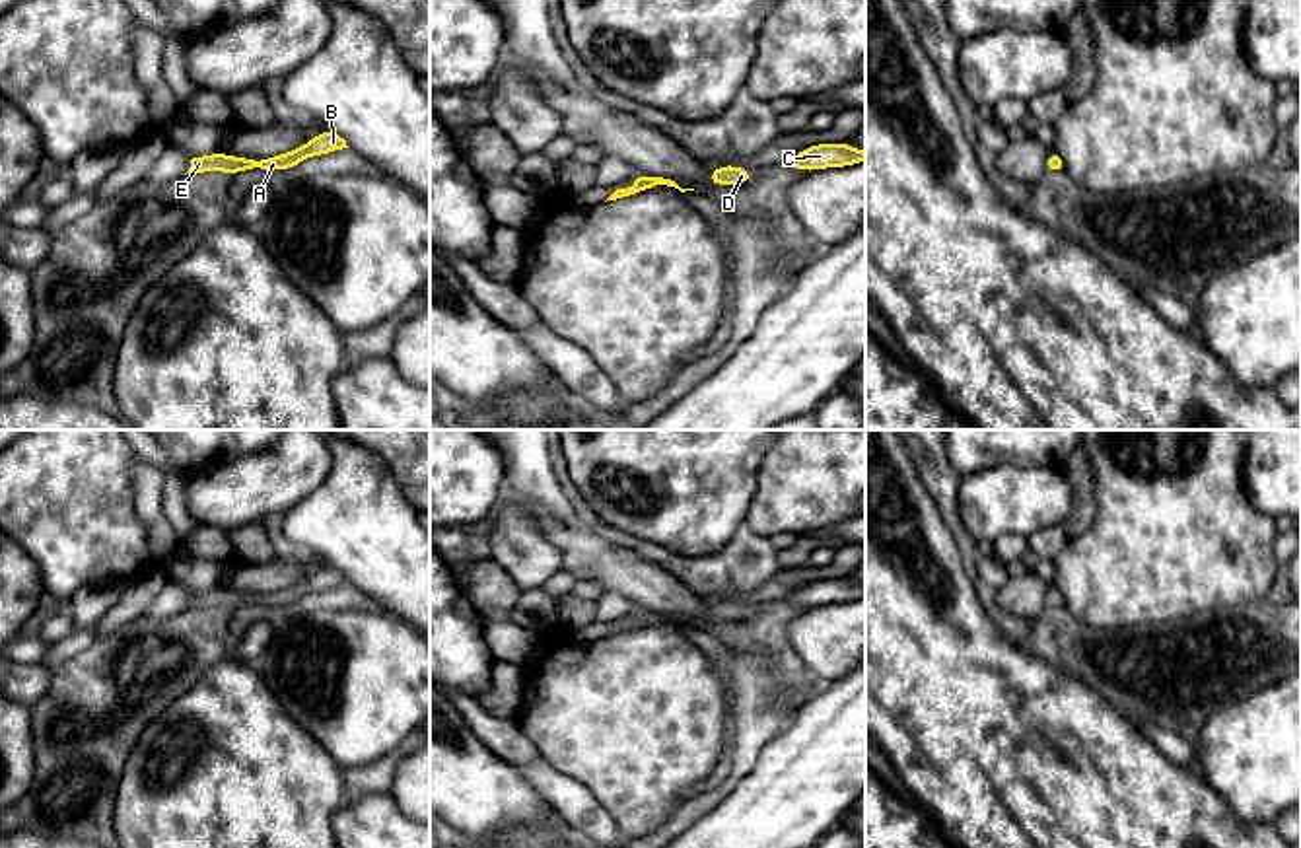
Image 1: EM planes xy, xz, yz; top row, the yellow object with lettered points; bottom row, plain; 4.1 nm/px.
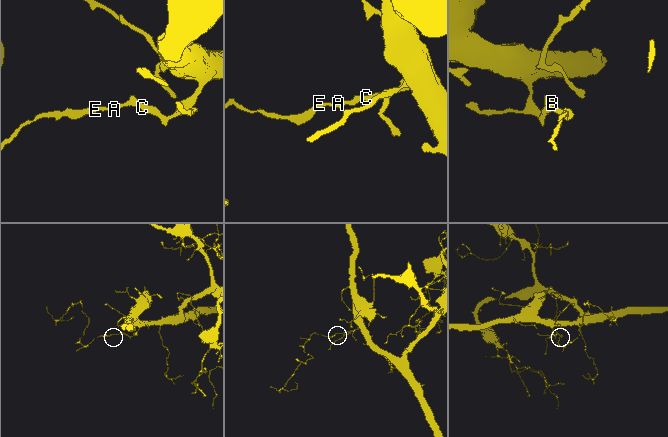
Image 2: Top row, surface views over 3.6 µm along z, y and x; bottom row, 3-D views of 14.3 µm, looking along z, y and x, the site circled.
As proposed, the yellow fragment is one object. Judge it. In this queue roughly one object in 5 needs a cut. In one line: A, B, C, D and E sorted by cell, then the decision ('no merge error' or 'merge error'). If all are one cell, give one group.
groups A B C D E; no merge error

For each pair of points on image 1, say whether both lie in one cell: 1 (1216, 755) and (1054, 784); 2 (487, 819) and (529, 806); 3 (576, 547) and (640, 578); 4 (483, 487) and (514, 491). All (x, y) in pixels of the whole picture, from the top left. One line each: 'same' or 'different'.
1: different
2: same
3: same
4: different

